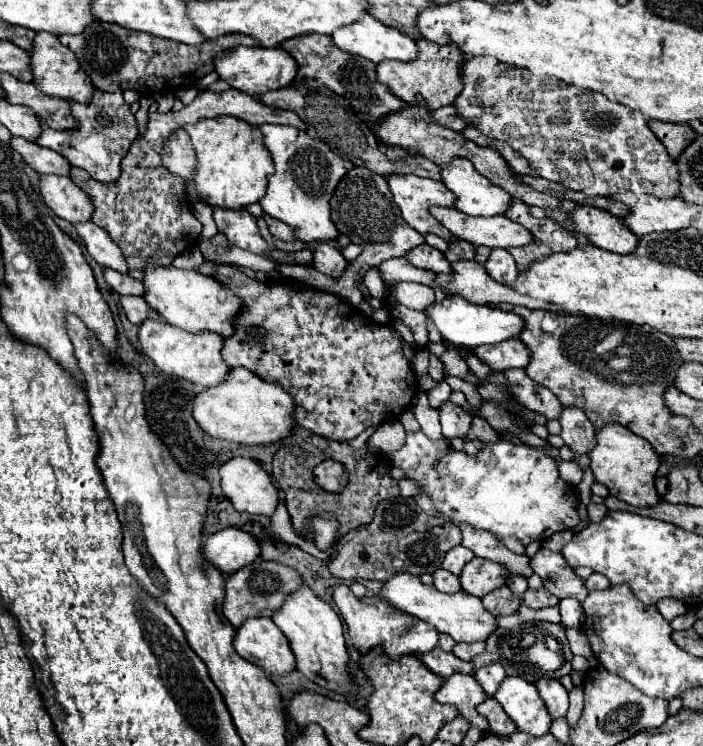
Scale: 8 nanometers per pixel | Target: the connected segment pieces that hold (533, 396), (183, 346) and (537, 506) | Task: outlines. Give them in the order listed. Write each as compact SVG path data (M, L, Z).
M513 368L505 371L509 389L516 400L523 407L539 412L543 416L547 416L549 420L557 420L563 406L561 402L555 398L555 394L547 388L541 388L539 384L535 384L525 370Z
M145 320L139 326L139 342L143 352L153 360L153 364L169 374L177 376L183 380L189 380L201 388L209 388L213 384L219 384L229 372L229 366L221 358L221 348L223 348L223 336L215 332L199 332L191 334L185 330L179 330L167 322L155 322L155 320Z
M415 430L407 434L405 446L397 452L387 454L395 468L405 472L405 478L415 482L421 494L413 496L415 504L429 516L443 514L453 524L467 524L475 530L485 530L497 538L517 538L523 546L533 540L547 540L555 532L571 530L581 520L577 514L577 496L575 488L565 484L559 476L557 462L525 444L515 444L507 438L499 438L497 442L487 442L477 454L469 456L465 450L455 450L445 436L439 440L431 440L423 430Z

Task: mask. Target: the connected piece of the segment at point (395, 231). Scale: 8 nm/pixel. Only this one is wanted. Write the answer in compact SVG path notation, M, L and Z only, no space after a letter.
M355 166L349 170L343 180L337 184L335 194L329 200L331 204L331 218L339 230L339 234L345 234L351 238L353 244L361 246L361 254L347 264L343 274L339 278L329 278L329 276L315 276L313 266L287 266L283 264L281 274L291 276L295 280L301 280L313 288L321 288L325 292L331 292L345 300L351 306L359 306L363 302L363 294L359 288L359 280L363 280L365 272L373 268L375 264L381 264L383 260L395 258L395 256L405 256L411 248L423 244L423 234L413 230L401 216L399 206L393 202L393 196L387 188L387 180L363 166Z

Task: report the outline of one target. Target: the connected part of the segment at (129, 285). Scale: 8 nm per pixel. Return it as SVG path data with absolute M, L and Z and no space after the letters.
M105 268L105 280L119 294L143 296L143 284L139 280L131 278L131 276L123 276L121 272L115 272L113 268Z

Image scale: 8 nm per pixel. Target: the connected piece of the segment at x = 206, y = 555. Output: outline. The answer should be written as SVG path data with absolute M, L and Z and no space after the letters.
M225 528L203 542L201 554L207 564L227 576L251 564L259 556L259 544L251 534L239 528Z

